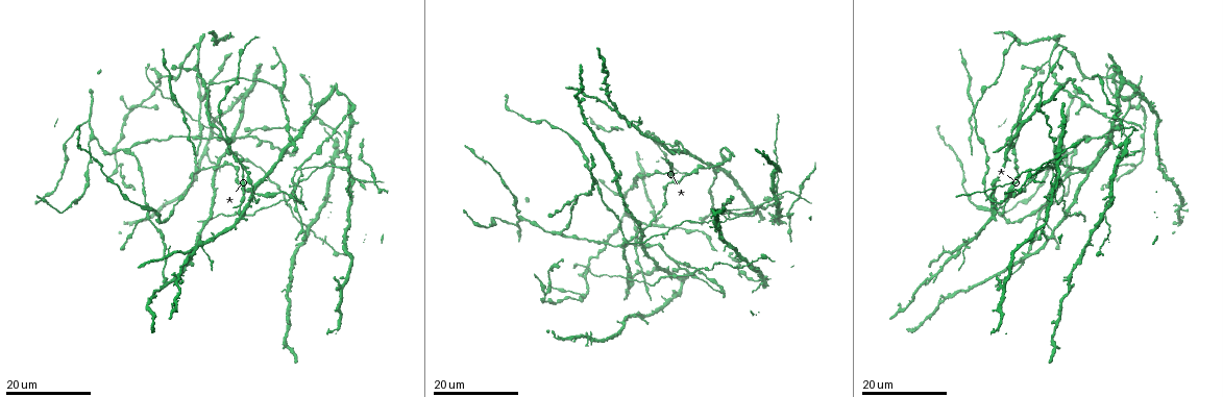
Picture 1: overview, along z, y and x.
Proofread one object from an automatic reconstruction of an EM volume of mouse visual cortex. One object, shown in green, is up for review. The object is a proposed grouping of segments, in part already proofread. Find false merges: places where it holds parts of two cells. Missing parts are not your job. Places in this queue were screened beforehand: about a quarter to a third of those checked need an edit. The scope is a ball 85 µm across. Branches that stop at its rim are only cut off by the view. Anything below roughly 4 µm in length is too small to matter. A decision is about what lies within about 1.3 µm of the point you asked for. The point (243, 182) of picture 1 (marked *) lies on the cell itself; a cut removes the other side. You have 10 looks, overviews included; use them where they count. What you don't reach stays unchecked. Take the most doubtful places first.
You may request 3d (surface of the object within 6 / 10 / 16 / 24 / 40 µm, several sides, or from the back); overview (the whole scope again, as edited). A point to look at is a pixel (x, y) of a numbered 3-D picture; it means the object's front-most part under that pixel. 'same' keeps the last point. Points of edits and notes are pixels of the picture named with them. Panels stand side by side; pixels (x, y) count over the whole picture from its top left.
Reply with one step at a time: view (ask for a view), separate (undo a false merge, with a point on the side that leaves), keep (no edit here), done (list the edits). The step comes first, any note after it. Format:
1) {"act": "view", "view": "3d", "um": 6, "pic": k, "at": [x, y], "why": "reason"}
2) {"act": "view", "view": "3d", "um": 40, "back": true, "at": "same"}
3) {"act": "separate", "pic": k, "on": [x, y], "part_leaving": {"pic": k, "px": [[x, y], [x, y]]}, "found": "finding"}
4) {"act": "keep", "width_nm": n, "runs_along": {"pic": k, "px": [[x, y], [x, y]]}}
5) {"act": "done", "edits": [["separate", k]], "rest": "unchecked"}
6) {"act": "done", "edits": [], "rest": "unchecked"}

{"act": "view", "view": "3d", "um": 24, "pic": 1, "at": [628, 125]}

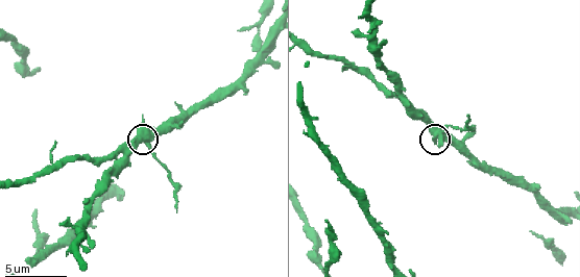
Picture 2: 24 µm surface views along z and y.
{"act": "view", "view": "3d", "um": 10, "pic": 2, "at": [148, 142]}

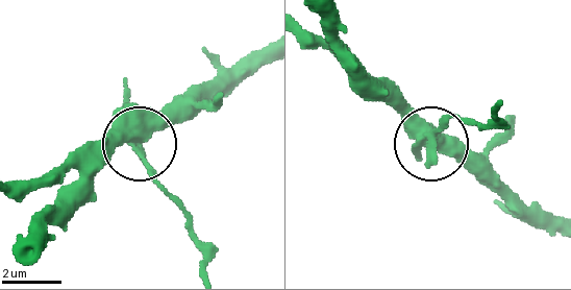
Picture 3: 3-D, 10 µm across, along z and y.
{"act": "separate", "pic": 3, "on": [125, 93], "side_arm_um": 7, "found": "a second cell is stuck on"}

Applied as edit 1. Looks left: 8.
{"act": "view", "view": "3d", "um": 24, "pic": 1, "at": [203, 155], "why": "thin arm on a thick one"}

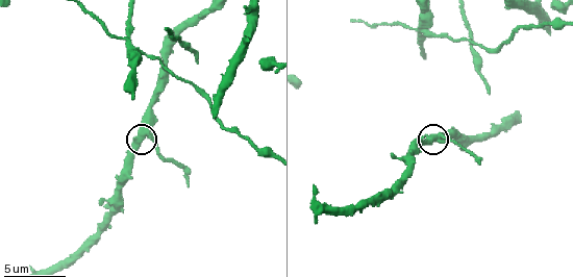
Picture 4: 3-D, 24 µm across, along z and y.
{"act": "view", "view": "3d", "um": 6, "pic": 4, "at": [145, 135], "why": "zoom in"}

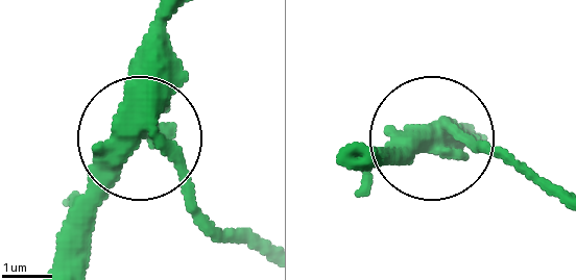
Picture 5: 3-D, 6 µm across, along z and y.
{"act": "view", "view": "3d", "um": 6, "back": true, "pic": 5, "at": [144, 137]}

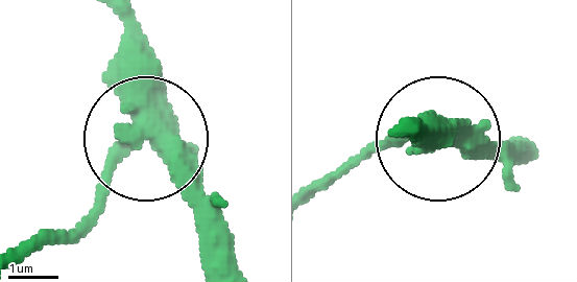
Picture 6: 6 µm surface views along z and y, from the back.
{"act": "keep", "runs_along": {"pic": 6, "px": [[122, 21], [135, 145], [72, 229]]}, "found": "all the same cell"}

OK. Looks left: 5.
{"act": "view", "view": "3d", "um": 24, "pic": 1, "at": [514, 226], "why": "a fork"}

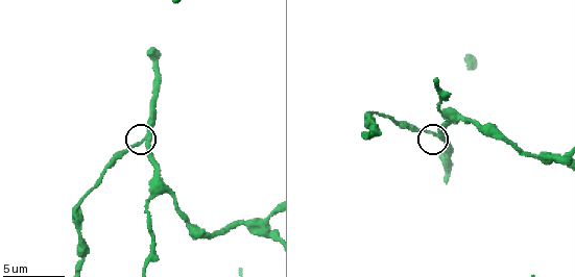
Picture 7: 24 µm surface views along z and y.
{"act": "view", "view": "3d", "um": 6, "pic": 7, "at": [432, 135]}

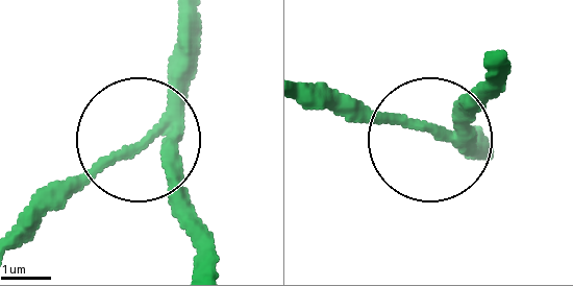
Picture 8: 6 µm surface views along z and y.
{"act": "keep", "arms": 3, "found": "continuous, no second cell"}

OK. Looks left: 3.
{"act": "view", "view": "3d", "um": 24, "pic": 1, "at": [239, 51]}

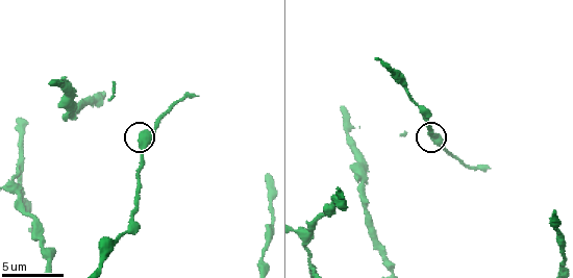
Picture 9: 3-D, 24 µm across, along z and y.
{"act": "view", "view": "3d", "um": 10, "pic": 9, "at": [142, 133]}

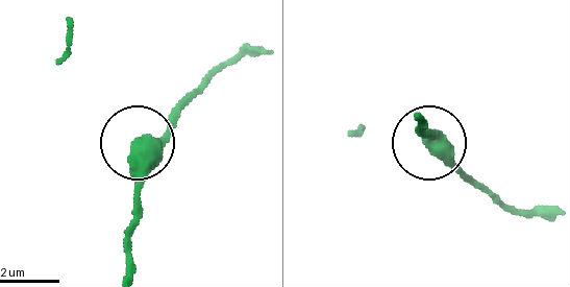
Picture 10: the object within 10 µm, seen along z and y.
{"act": "keep", "arms": 3, "runs_along": {"pic": 10, "px": [[126, 267], [137, 147], [158, 137], [194, 97]]}, "found": "continuous, no second cell"}

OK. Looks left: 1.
{"act": "done", "edits": [["separate", 3]], "rest": "unchecked"}

